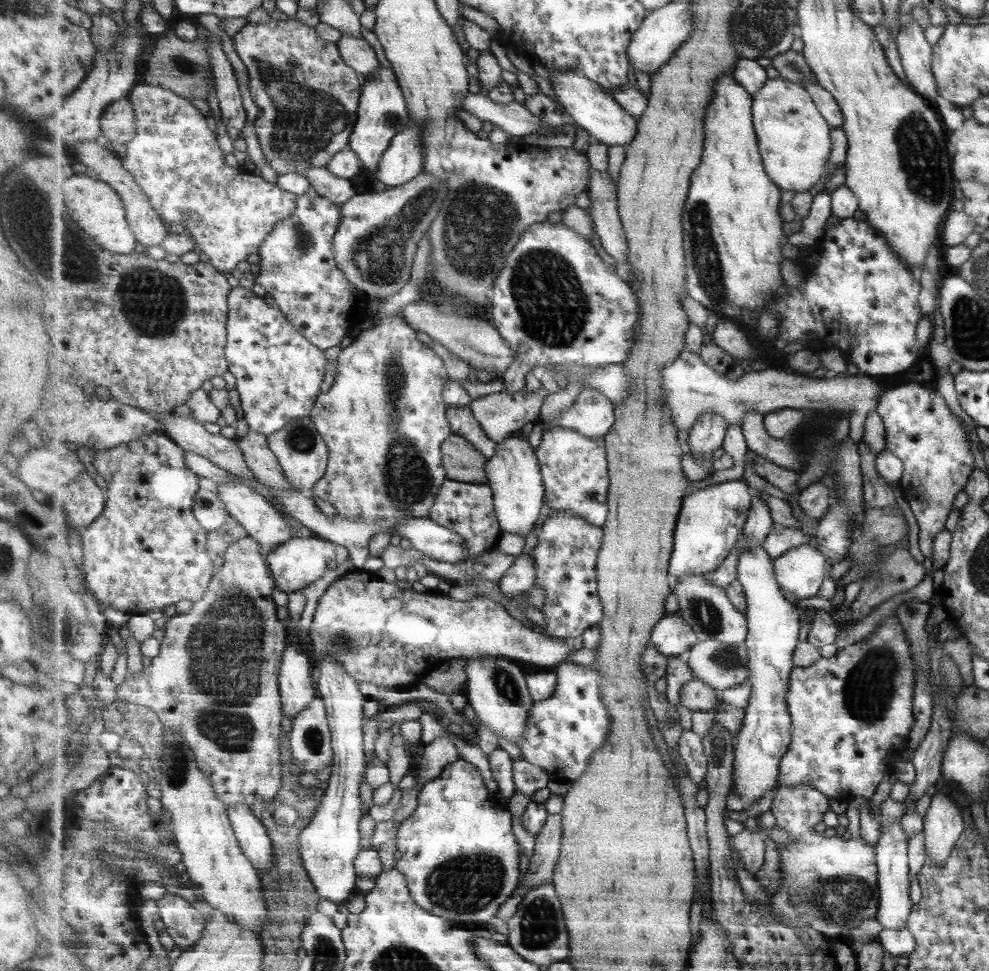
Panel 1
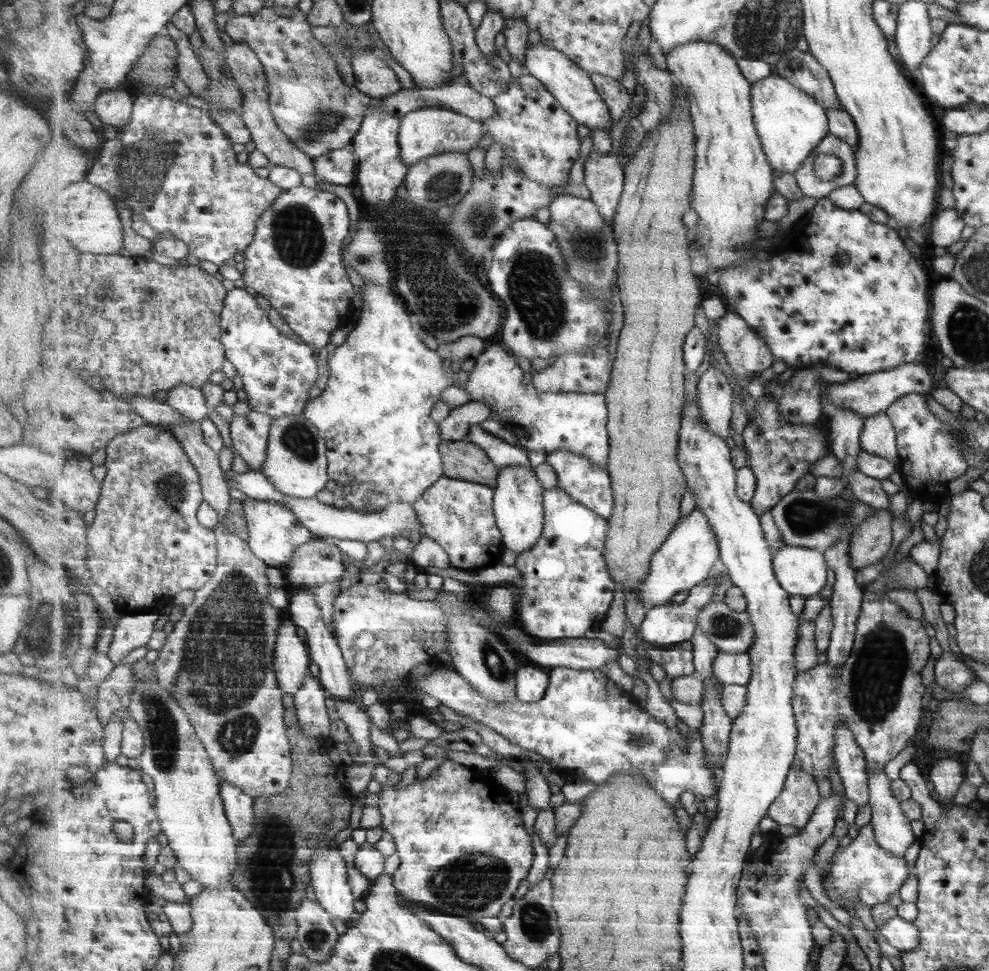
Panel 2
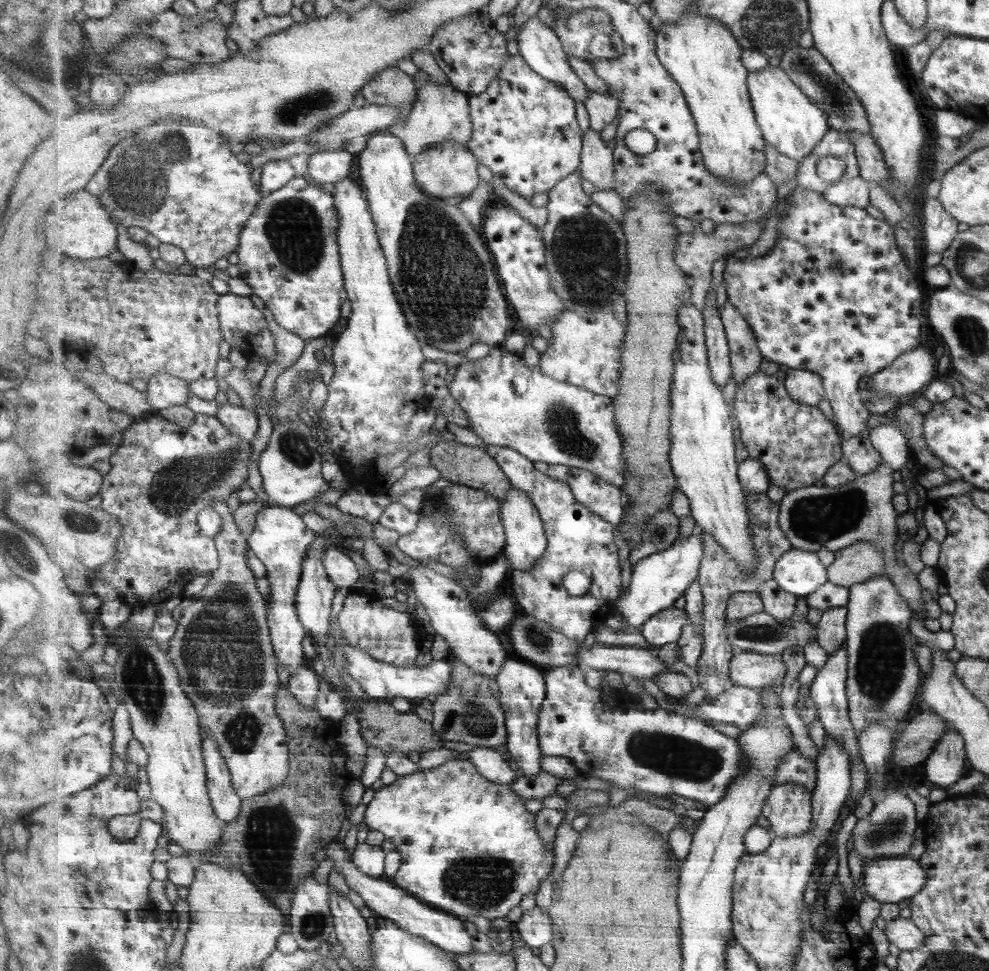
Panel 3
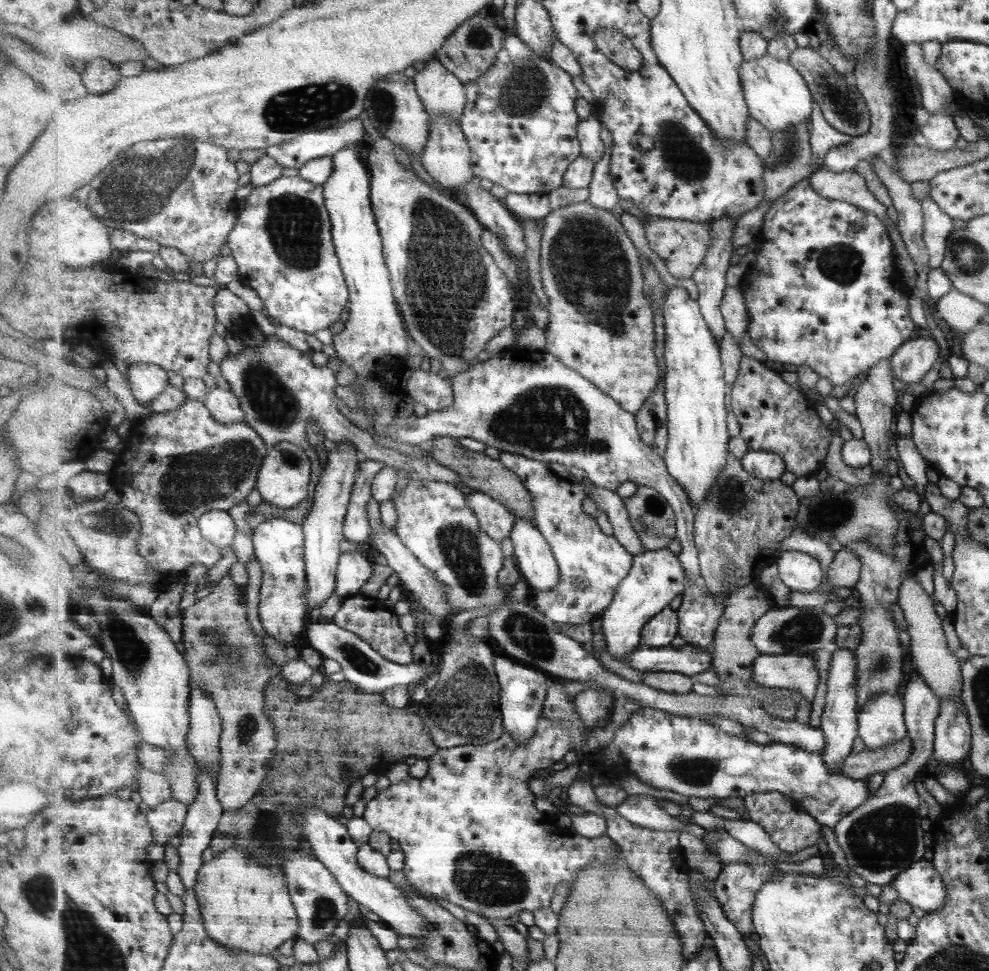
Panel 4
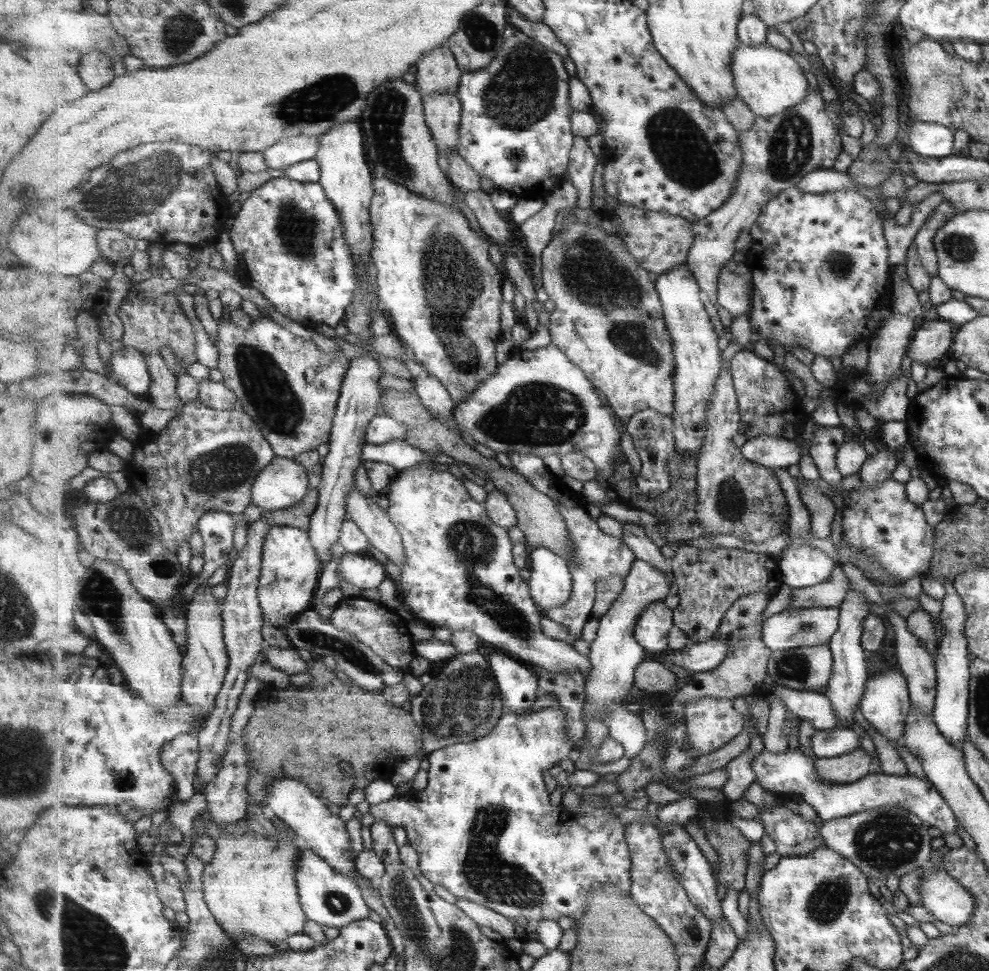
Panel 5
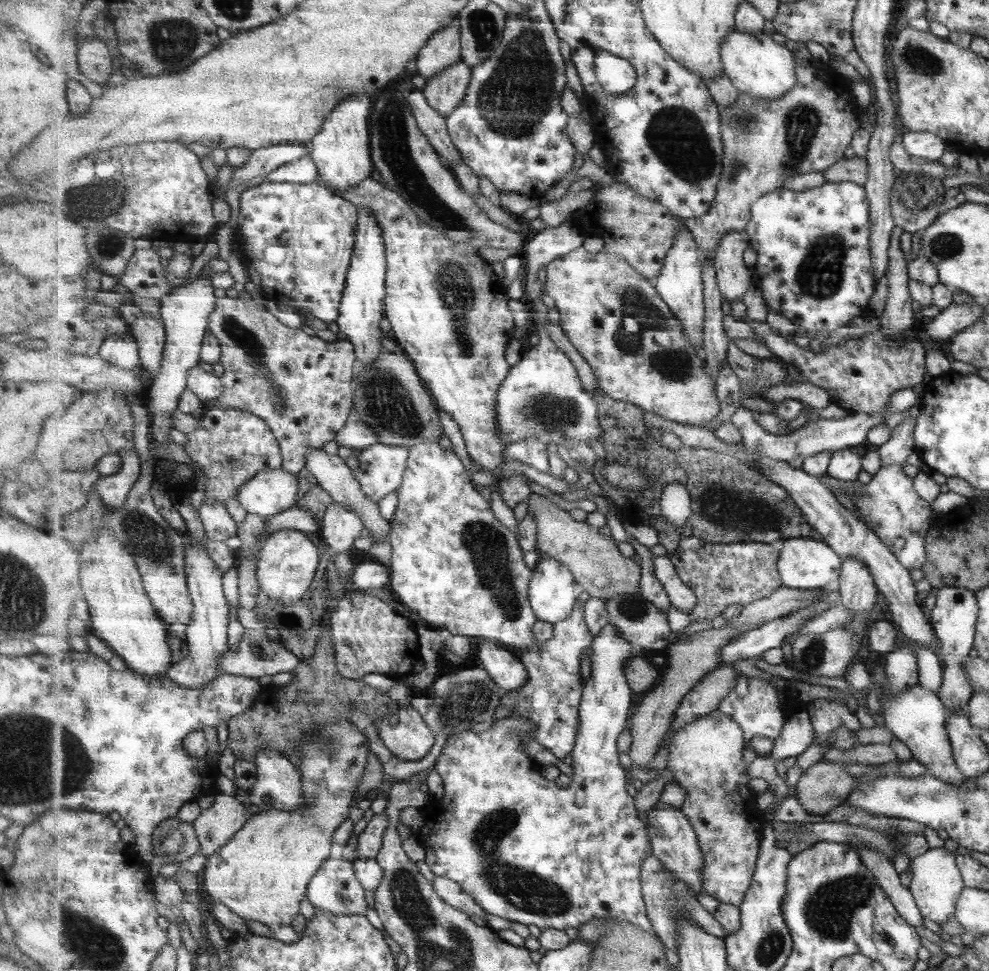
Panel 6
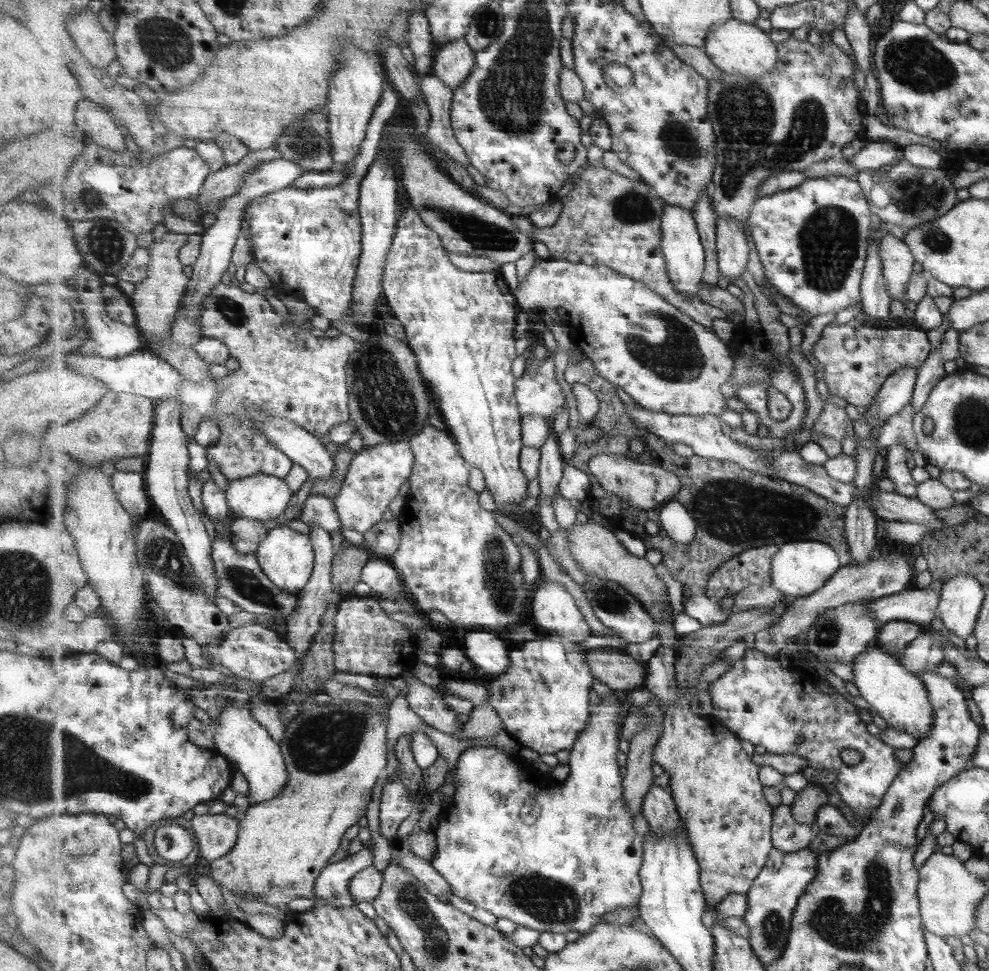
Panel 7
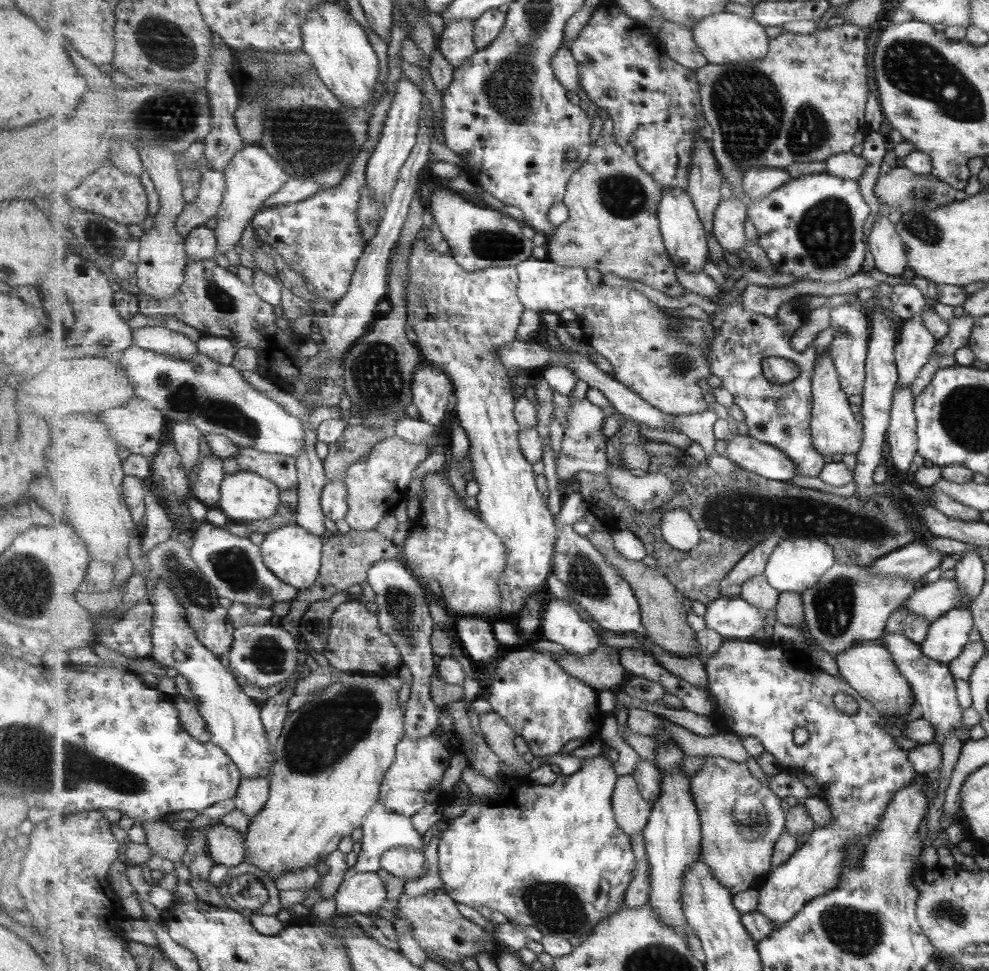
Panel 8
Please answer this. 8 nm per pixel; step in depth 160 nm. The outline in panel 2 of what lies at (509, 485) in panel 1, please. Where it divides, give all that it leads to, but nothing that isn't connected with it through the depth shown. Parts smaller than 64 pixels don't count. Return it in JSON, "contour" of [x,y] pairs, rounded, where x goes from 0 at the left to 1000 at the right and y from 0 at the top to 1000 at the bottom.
{"contour":[[[517,479],[506,482],[503,503],[499,503],[499,526],[507,545],[510,562],[527,571],[543,560],[550,548],[551,524],[549,498],[539,481]]]}

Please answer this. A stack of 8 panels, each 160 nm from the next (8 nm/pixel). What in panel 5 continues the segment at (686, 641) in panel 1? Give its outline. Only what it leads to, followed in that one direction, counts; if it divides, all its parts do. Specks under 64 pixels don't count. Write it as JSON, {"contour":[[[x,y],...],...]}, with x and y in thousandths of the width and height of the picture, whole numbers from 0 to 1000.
{"contour":[[[672,620],[660,621],[648,631],[642,654],[655,671],[668,674],[676,665],[676,651],[681,644],[681,628]]]}

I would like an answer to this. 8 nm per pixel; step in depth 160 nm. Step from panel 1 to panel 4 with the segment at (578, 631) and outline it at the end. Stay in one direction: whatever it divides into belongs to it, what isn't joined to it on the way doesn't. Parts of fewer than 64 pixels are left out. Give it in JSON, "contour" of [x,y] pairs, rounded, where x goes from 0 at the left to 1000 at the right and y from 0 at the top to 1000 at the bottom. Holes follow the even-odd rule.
{"contour":[[[506,465],[507,476],[526,489],[538,508],[542,522],[542,540],[554,555],[567,585],[565,604],[557,610],[537,609],[542,626],[563,645],[600,643],[616,627],[625,605],[640,586],[641,573],[621,551],[614,551],[602,532],[592,524],[589,516],[596,511],[586,495],[576,495],[556,486],[549,478],[528,468]],[[581,598],[596,598],[594,605],[583,605]]]}

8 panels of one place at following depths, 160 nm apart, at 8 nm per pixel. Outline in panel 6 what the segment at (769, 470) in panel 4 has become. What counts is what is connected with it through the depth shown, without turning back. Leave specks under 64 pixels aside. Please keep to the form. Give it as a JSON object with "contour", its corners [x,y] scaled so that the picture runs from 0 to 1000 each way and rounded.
{"contour":[[[913,400],[901,407],[898,414],[898,420],[890,426],[874,426],[858,425],[851,432],[836,432],[829,429],[825,434],[812,437],[808,442],[801,446],[793,448],[779,447],[771,439],[767,439],[763,434],[763,427],[760,422],[756,422],[752,419],[747,419],[741,426],[739,434],[744,437],[747,443],[751,446],[750,455],[759,465],[766,465],[771,470],[778,472],[786,472],[788,474],[800,474],[800,472],[818,472],[818,470],[824,470],[828,465],[834,465],[834,463],[847,464],[850,462],[856,462],[858,459],[866,460],[871,457],[873,453],[876,453],[876,445],[879,440],[885,439],[889,436],[894,436],[897,428],[902,424],[911,424],[912,422],[918,422],[926,414],[926,407],[921,400]]]}

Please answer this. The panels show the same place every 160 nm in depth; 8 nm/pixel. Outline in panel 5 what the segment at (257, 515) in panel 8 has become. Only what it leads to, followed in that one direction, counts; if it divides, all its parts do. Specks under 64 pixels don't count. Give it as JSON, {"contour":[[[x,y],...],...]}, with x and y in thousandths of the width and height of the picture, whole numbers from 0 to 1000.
{"contour":[[[279,470],[256,499],[256,519],[267,527],[292,524],[306,515],[312,506],[310,484],[297,473]]]}

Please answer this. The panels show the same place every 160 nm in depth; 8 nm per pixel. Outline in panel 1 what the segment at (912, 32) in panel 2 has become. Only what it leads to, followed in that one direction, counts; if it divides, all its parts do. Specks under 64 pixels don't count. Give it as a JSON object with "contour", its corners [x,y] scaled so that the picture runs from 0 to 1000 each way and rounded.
{"contour":[[[920,13],[919,23],[915,28],[910,28],[904,43],[916,84],[919,84],[919,89],[923,90],[927,97],[939,102],[943,107],[949,97],[945,93],[947,89],[941,74],[942,47],[935,42],[933,31],[920,19]]]}

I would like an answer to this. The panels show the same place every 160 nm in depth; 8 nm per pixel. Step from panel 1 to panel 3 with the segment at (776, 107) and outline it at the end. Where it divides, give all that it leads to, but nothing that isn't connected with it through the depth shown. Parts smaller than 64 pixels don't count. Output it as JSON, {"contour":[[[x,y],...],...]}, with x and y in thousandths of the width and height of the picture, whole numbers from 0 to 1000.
{"contour":[[[778,67],[774,72],[759,74],[756,89],[764,114],[764,124],[768,128],[775,147],[782,149],[796,162],[808,167],[813,166],[841,134],[837,118],[814,98],[814,95],[789,68]]]}

